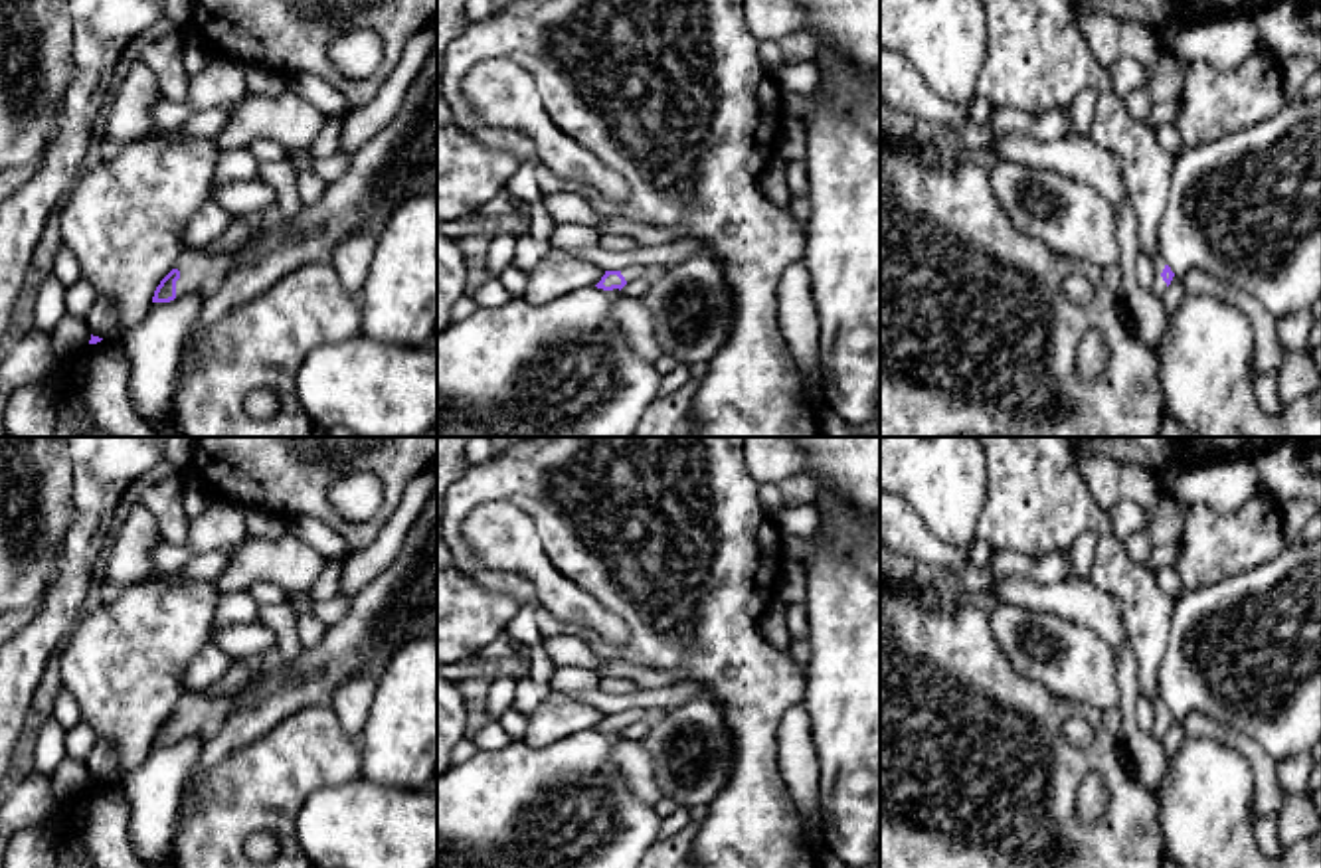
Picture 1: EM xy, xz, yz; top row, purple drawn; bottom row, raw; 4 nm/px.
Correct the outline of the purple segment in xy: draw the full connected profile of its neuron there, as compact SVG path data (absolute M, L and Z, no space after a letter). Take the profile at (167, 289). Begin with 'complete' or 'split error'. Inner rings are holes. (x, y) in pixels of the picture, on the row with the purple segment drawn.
split error; M200 247L182 253L174 269L156 287L152 303L170 303L218 283L239 251L210 253L208 247Z

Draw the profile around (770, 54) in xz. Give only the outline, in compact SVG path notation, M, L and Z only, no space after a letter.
M759 42L757 55L759 61L771 71L783 63L783 51L777 42Z

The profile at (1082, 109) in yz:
M1084 89L1066 109L1072 121L1072 136L1090 136L1098 95L1100 91L1096 89Z

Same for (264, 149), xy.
M255 138L249 144L249 150L257 162L277 162L287 158L287 150L271 138Z

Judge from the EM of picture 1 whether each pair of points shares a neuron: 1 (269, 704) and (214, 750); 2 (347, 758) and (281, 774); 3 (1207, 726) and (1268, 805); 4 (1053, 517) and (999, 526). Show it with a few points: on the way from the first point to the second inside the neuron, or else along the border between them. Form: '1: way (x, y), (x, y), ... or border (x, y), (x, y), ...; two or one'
1: way (256, 712), (228, 736); one
2: way (331, 758), (297, 758); one
3: way (1231, 738), (1262, 764), (1266, 781); one
4: way (1039, 517), (1013, 519); one

